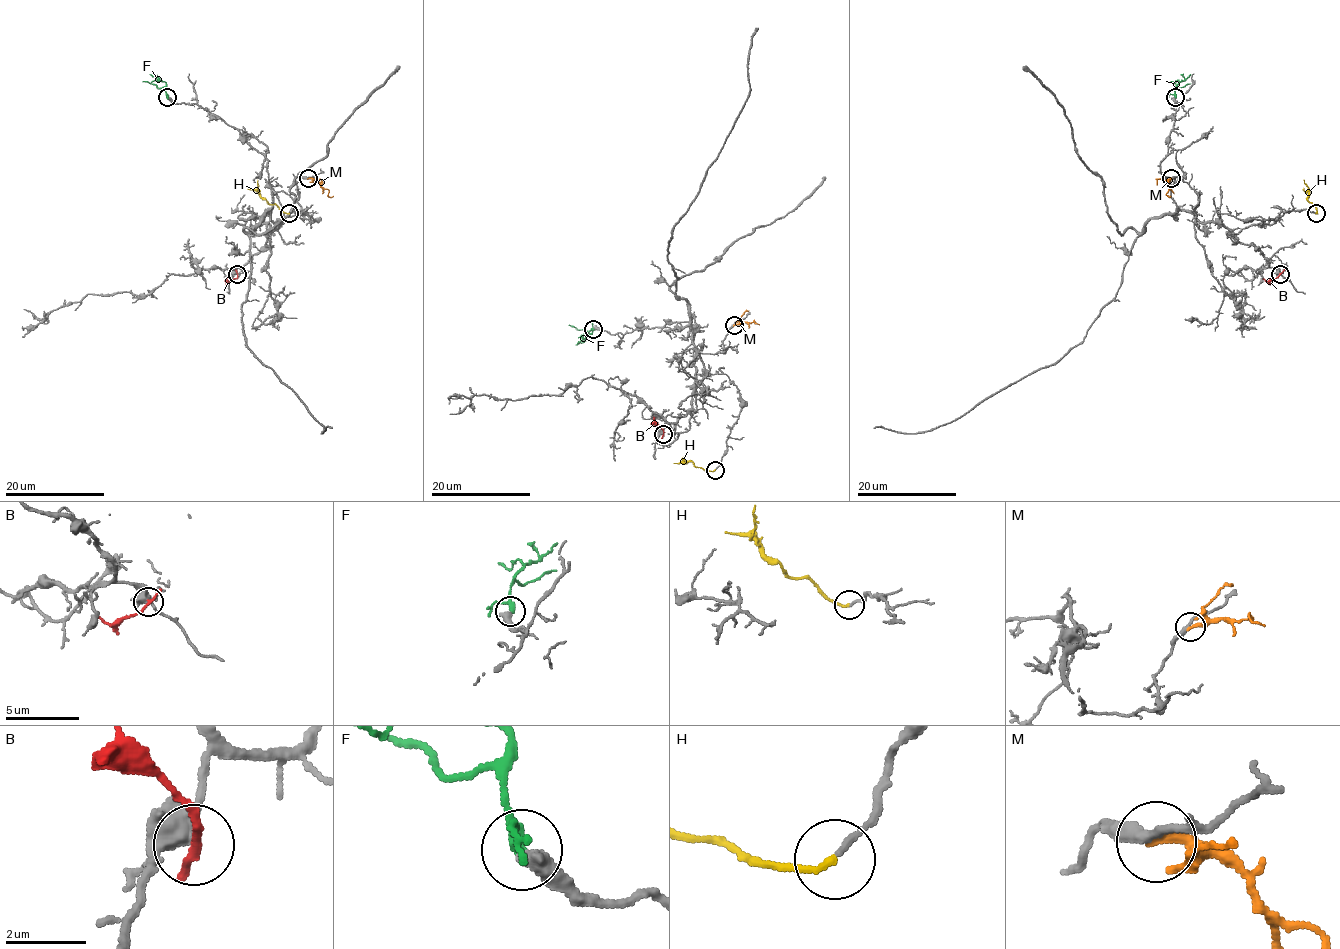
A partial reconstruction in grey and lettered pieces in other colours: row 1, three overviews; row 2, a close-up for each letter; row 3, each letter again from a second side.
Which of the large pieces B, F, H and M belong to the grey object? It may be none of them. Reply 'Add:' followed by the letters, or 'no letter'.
Add: F, H

